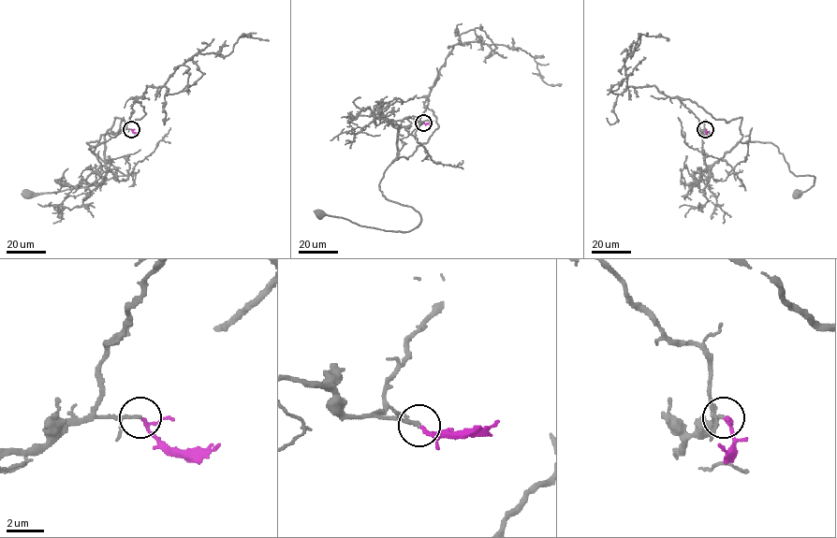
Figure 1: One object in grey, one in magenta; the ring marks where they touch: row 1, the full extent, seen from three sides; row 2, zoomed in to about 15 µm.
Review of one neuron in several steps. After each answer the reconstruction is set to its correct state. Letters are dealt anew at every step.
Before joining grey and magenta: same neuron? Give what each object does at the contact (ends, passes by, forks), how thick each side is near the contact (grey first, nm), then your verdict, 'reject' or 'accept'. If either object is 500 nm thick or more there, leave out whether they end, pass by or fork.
grey ends | magenta passes by | 180/140 nm | accept

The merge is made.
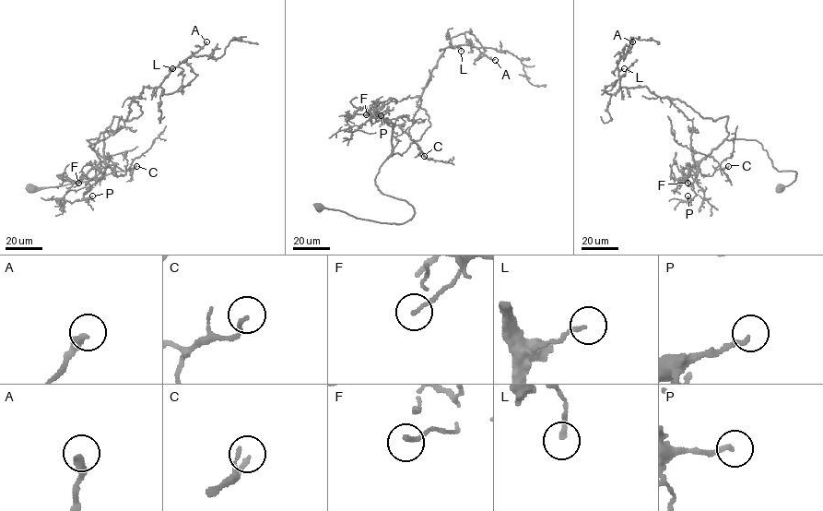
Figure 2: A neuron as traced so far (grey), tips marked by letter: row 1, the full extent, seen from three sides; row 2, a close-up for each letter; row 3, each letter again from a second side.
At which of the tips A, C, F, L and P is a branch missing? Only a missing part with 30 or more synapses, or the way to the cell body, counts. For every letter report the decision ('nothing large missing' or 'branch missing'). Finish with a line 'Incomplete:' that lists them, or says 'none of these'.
A: branch missing
C: nothing large missing
F: nothing large missing
L: nothing large missing
P: branch missing
Incomplete: A, P

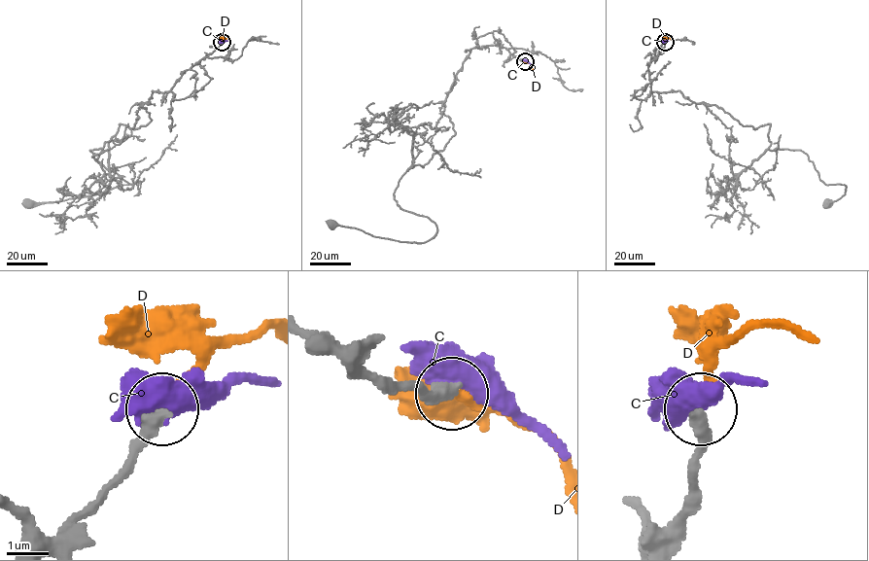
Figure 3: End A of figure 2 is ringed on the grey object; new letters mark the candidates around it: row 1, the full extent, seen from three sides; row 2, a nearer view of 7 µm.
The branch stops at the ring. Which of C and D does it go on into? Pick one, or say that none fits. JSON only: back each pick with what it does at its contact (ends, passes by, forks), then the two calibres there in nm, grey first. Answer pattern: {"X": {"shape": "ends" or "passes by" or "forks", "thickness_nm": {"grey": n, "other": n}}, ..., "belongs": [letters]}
{"D": {"shape": "ends", "thickness_nm": {"grey": 360, "other": 240}}, "belongs": ["D"]}

